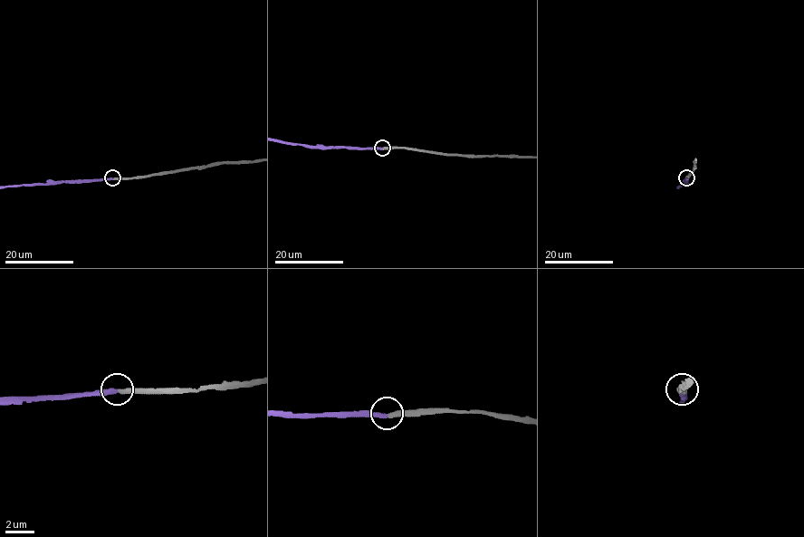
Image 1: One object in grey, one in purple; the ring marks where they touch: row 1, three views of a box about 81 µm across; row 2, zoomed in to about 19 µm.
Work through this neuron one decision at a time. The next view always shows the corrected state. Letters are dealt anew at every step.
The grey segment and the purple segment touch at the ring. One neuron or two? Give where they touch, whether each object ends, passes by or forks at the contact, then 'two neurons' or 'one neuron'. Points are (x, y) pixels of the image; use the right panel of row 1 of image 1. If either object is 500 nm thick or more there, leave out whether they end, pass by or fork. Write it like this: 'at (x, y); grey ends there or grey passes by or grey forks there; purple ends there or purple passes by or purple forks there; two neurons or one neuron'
at (686, 177); grey ends there; purple ends there; one neuron

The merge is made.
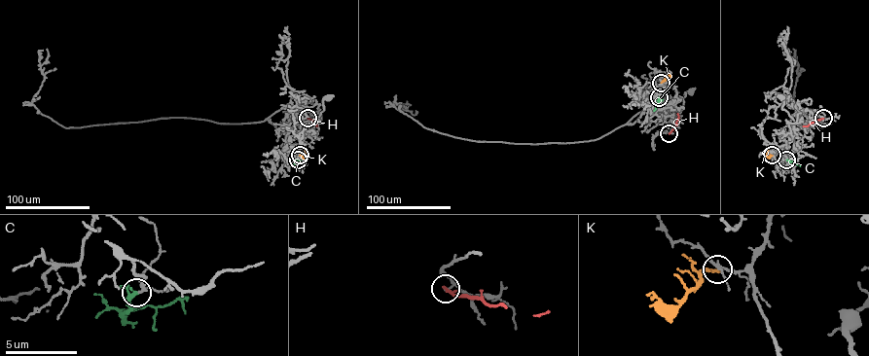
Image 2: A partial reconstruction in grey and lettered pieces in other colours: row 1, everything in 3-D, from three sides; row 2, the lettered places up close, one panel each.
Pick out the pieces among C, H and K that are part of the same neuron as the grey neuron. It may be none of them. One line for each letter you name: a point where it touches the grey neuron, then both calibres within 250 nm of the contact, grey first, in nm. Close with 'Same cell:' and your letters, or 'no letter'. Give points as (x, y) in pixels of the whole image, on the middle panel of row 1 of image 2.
C: Touches grey at (659, 97). Thickness 140 nm (grey) against 220 nm
Same cell: C

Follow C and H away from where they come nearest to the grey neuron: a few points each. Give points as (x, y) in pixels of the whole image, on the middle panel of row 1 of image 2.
C: (659, 97), (653, 111)
H: (669, 133), (678, 119), (677, 114)

